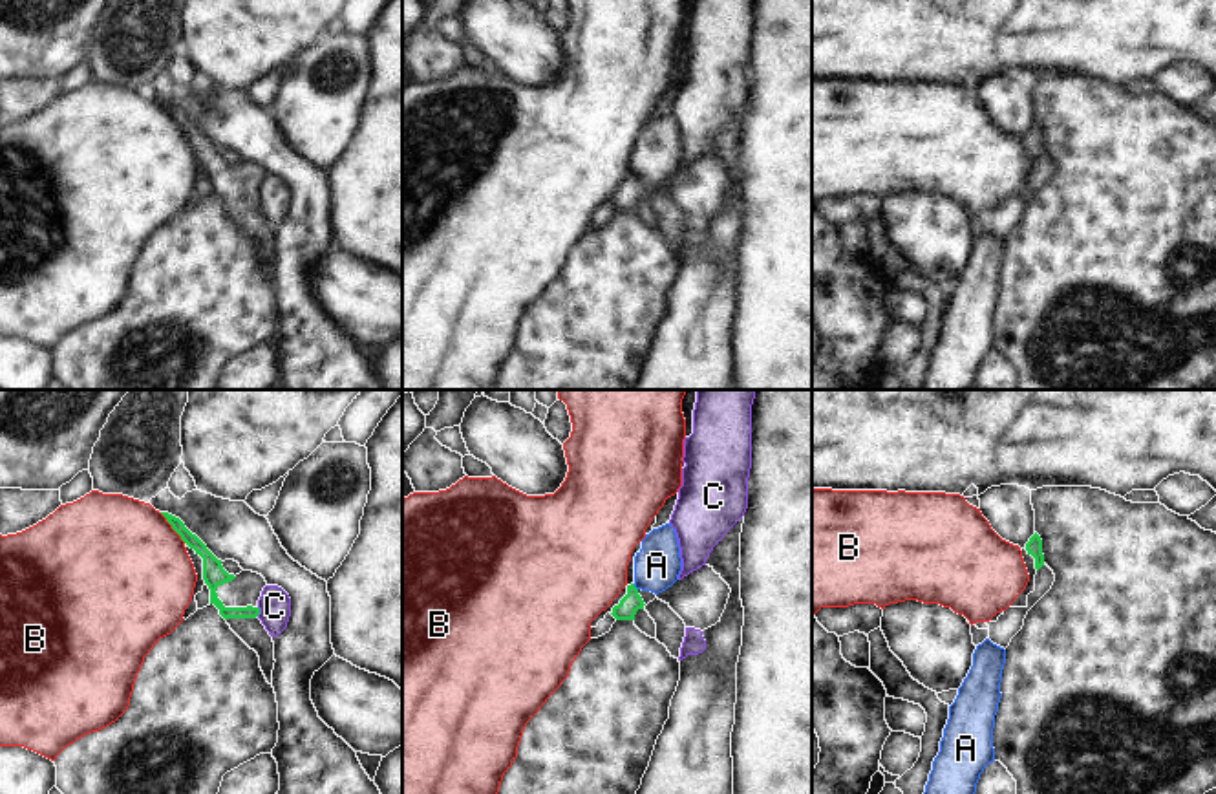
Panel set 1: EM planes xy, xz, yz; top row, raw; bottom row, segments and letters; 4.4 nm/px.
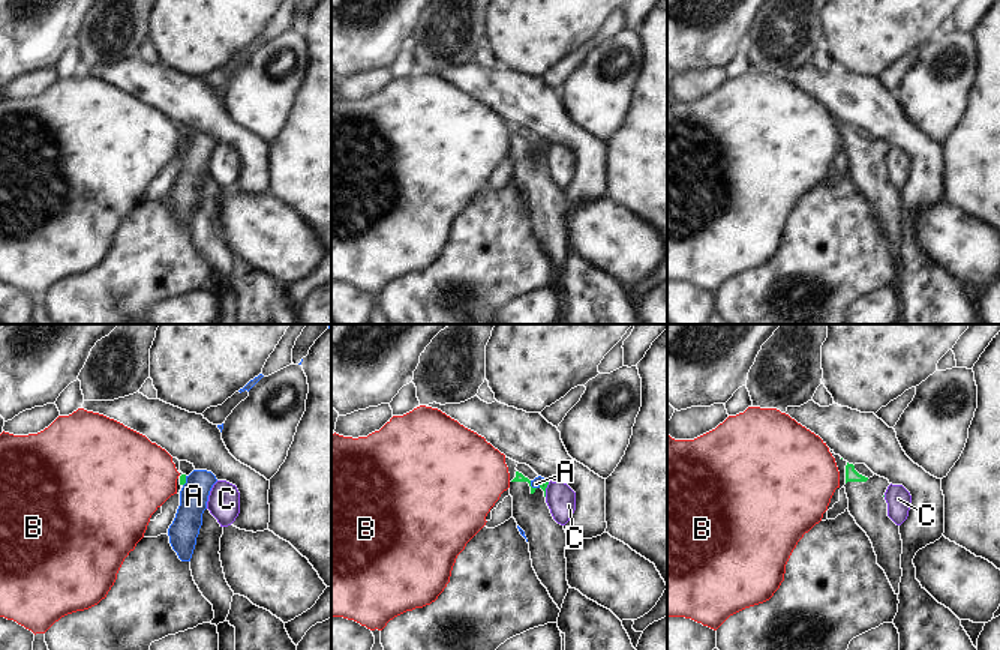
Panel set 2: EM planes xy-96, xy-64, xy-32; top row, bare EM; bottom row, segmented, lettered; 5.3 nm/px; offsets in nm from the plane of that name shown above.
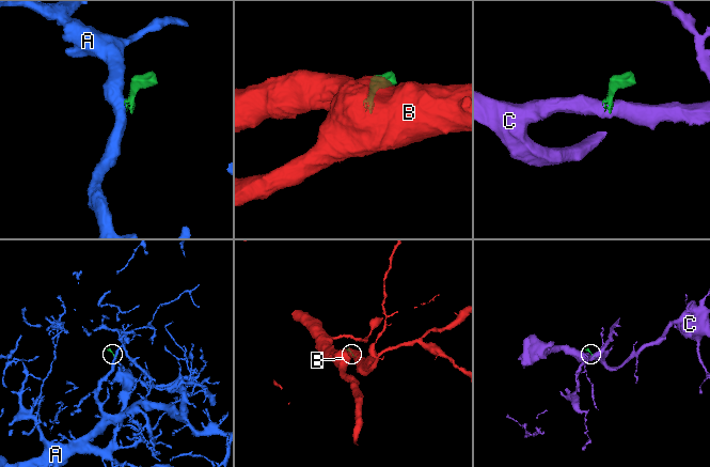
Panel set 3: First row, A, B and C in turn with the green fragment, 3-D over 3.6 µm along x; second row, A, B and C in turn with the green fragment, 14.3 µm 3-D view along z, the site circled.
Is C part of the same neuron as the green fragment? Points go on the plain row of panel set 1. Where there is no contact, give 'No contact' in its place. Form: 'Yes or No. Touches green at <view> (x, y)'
No. Touches green at xy (258, 202)

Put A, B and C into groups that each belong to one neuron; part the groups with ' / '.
A / B / C

